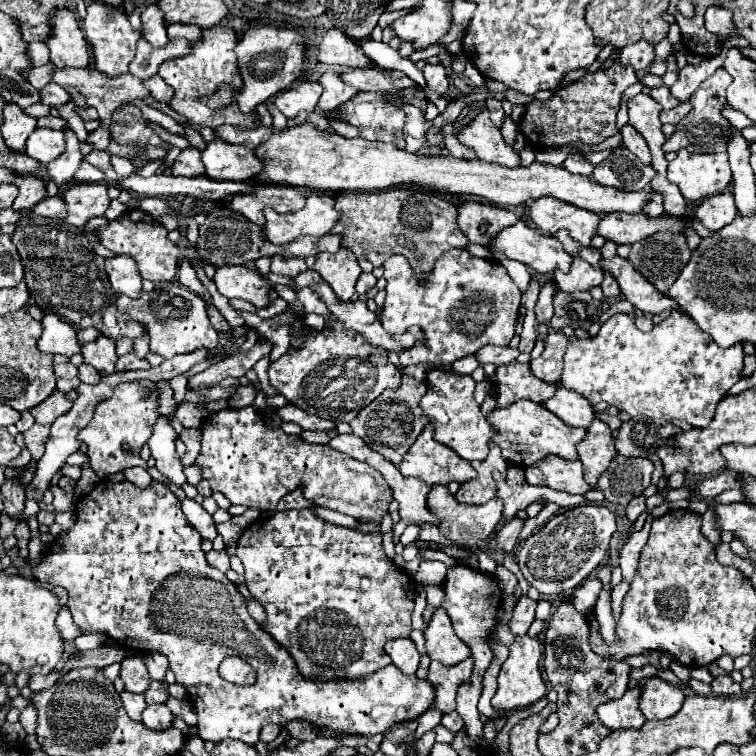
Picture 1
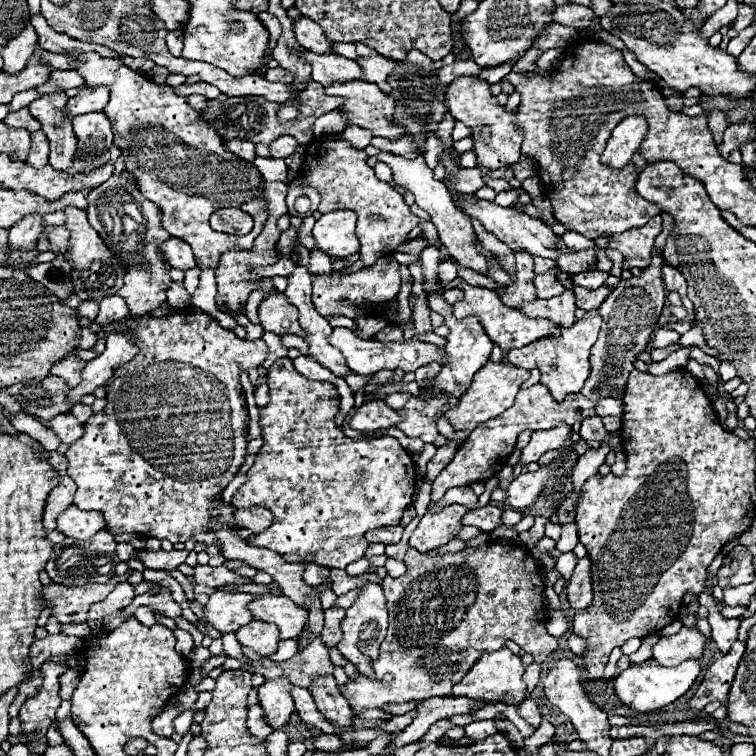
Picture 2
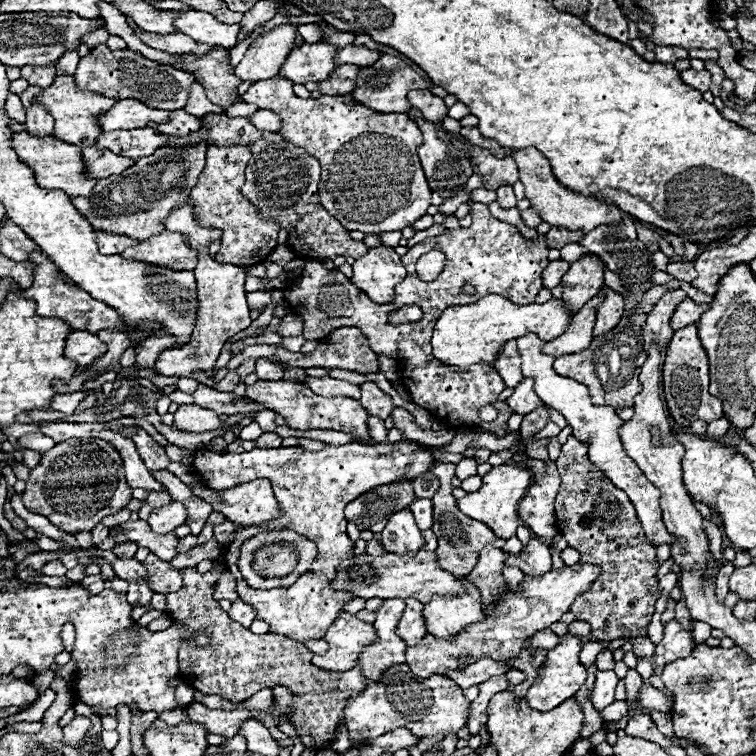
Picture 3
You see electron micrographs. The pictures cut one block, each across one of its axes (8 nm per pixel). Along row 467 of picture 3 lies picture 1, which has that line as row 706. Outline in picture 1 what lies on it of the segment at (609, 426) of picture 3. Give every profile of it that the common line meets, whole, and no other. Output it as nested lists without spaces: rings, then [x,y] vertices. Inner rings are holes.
[[[640,686],[628,688],[622,698],[610,700],[606,704],[600,704],[596,708],[596,716],[610,730],[642,728],[646,718],[638,710],[638,698],[640,698]]]

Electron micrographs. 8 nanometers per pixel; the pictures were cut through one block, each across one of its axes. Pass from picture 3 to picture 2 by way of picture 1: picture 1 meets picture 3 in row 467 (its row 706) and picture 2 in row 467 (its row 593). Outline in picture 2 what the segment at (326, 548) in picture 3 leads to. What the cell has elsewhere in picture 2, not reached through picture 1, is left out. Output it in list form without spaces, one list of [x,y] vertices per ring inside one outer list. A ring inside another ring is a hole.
[[[162,304],[144,316],[144,328],[136,330],[136,344],[140,352],[126,364],[122,364],[116,374],[106,382],[106,408],[98,414],[92,414],[84,424],[84,436],[74,442],[68,452],[68,476],[76,482],[78,490],[74,494],[74,506],[80,510],[98,510],[104,514],[110,532],[136,532],[146,538],[170,540],[170,542],[186,542],[194,538],[196,542],[208,545],[216,544],[220,551],[222,546],[208,530],[208,522],[217,518],[237,531],[244,540],[252,534],[246,528],[236,526],[233,505],[222,501],[222,493],[226,484],[232,482],[238,468],[246,458],[246,434],[248,434],[248,406],[246,396],[240,386],[242,370],[258,368],[268,358],[268,346],[264,340],[240,340],[232,330],[222,328],[208,314],[182,314]],[[196,326],[196,328],[194,328]],[[198,348],[198,350],[196,350]],[[210,354],[210,356],[208,356]],[[154,362],[182,362],[182,366],[194,366],[194,370],[202,370],[202,374],[210,374],[214,382],[218,382],[218,394],[210,394],[206,398],[206,418],[214,422],[214,450],[210,450],[210,434],[198,434],[198,430],[186,430],[186,422],[178,422],[178,414],[170,414],[170,410],[162,410],[162,402],[158,402],[158,394],[150,394],[142,382],[134,382],[138,374],[146,374],[150,366],[166,366]],[[246,362],[246,366],[242,366]],[[130,382],[130,386],[126,386]],[[126,386],[126,390],[122,390]],[[214,498],[218,498],[221,507],[214,507]],[[213,538],[213,539],[212,539]]]

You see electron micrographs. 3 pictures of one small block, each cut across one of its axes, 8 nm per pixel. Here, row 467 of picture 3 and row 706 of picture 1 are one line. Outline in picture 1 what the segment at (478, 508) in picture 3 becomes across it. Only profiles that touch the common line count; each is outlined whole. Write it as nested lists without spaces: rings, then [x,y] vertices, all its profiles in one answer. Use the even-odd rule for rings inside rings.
[[[516,636],[514,644],[510,648],[510,656],[502,664],[500,674],[498,674],[498,690],[492,698],[494,708],[502,708],[502,710],[510,712],[516,708],[530,706],[546,696],[548,688],[546,688],[546,682],[544,682],[544,678],[540,674],[540,666],[538,666],[540,658],[542,658],[542,650],[544,650],[544,646],[542,646],[540,636]]]

